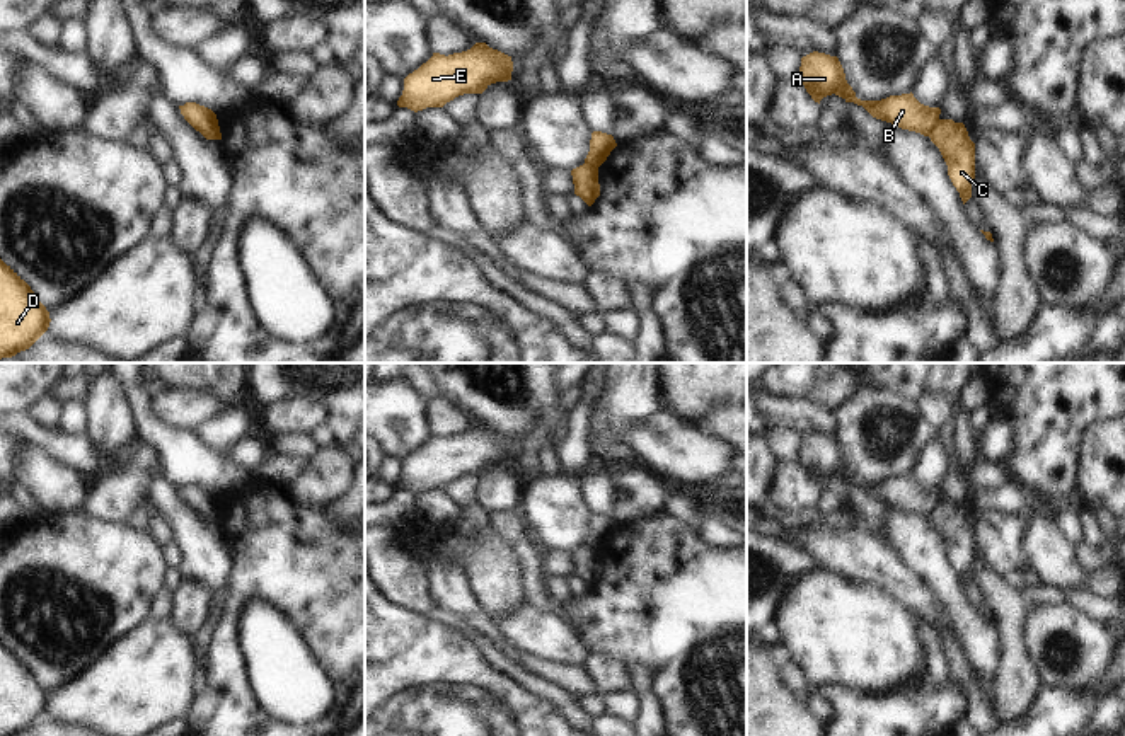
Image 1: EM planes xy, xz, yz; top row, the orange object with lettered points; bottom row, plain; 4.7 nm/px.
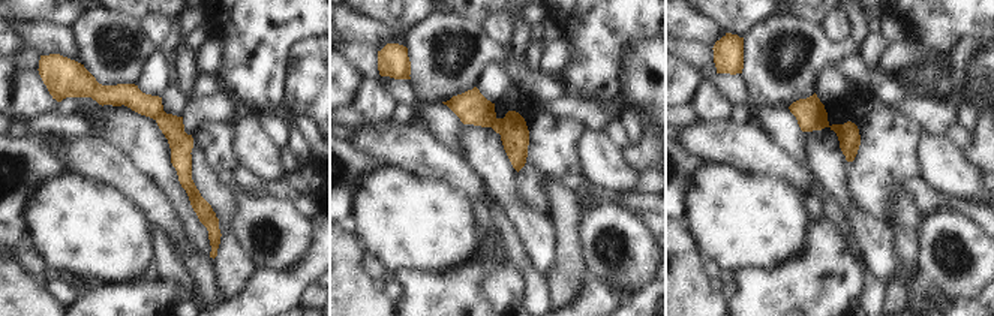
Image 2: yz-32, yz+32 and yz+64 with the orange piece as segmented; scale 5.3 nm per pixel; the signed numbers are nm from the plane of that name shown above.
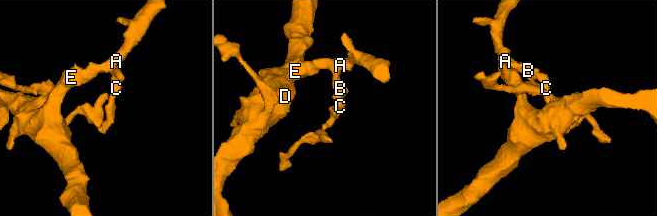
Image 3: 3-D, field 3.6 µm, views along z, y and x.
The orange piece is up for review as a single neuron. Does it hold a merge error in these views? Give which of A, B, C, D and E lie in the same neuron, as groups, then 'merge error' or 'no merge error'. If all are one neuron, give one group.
A B D E / C | merge error

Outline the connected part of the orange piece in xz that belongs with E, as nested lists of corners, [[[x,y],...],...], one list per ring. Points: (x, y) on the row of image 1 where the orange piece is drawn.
[[[476,43],[470,49],[453,55],[433,53],[418,70],[404,78],[399,107],[414,112],[443,107],[464,94],[482,94],[491,83],[511,80],[511,56]]]

